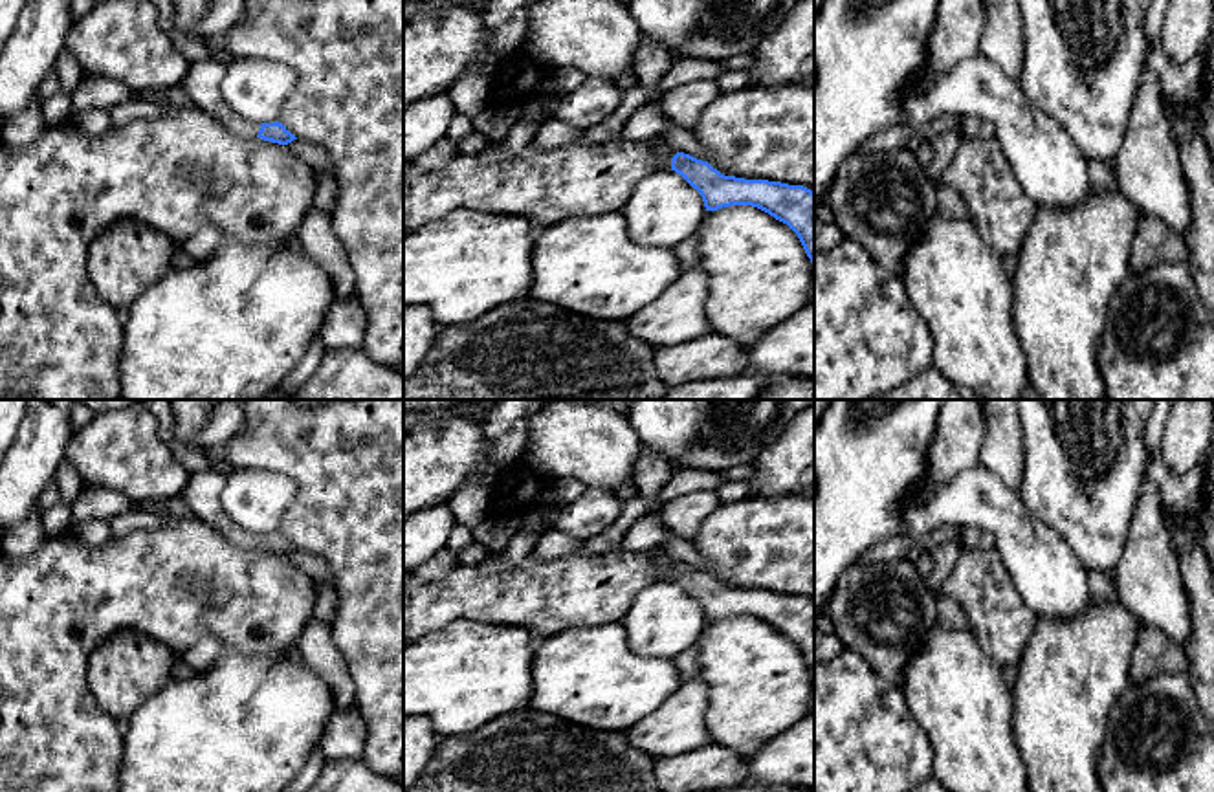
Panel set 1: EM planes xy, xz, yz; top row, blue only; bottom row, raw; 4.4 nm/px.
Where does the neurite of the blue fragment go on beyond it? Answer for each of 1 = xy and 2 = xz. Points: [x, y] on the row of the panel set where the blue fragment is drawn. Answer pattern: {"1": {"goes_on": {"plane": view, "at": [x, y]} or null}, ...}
{"1": {"goes_on": {"plane": "xy", "at": [202, 83]}}, "2": {"goes_on": null}}

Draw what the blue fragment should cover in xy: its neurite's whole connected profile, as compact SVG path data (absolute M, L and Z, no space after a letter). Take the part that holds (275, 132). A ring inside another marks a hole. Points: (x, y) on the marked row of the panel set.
M220 55L189 62L187 73L180 86L185 95L205 114L216 117L226 128L240 138L260 138L264 141L288 145L297 139L279 121L275 123L248 123L240 119L222 97L222 81L227 62Z

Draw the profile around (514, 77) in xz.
M517 44L510 55L490 68L491 103L523 104L548 68L528 46Z

